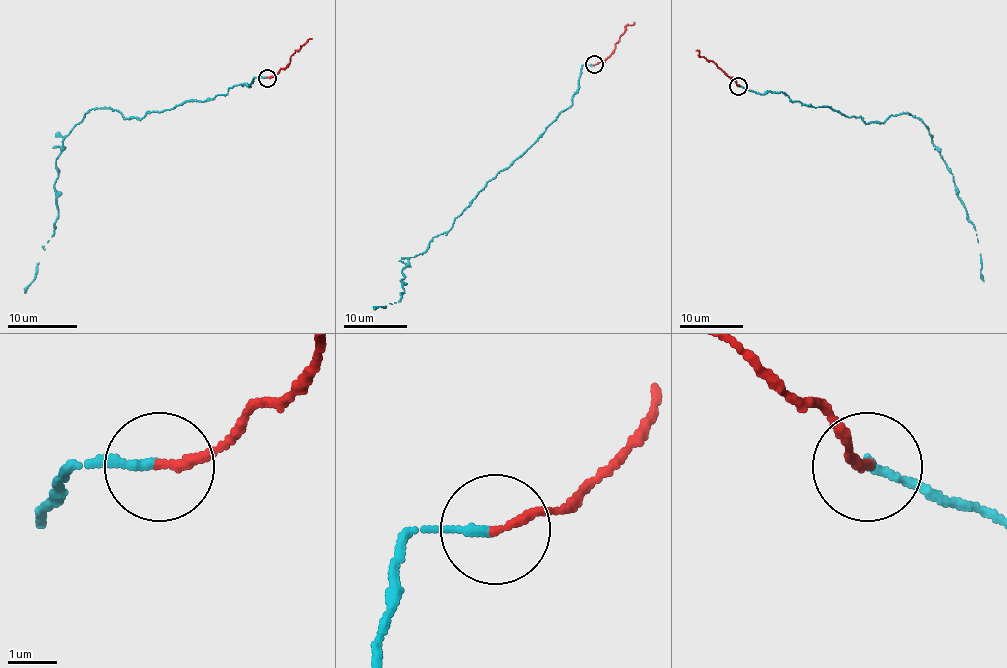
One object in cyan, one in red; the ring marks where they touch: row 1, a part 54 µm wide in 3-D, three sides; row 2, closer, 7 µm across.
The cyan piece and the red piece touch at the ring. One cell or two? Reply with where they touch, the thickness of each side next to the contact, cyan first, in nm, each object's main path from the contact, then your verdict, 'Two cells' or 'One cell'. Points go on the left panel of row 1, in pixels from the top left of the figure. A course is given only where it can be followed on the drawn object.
Place: (267, 78). Thickness 190 nm (cyan) against 180 nm. Course of cyan: (266, 78), (140, 118), (91, 108), (63, 139), (56, 158), (58, 215), (35, 279), (25, 293). Course of red: (266, 78), (282, 69), (294, 52), (312, 38). One cell

